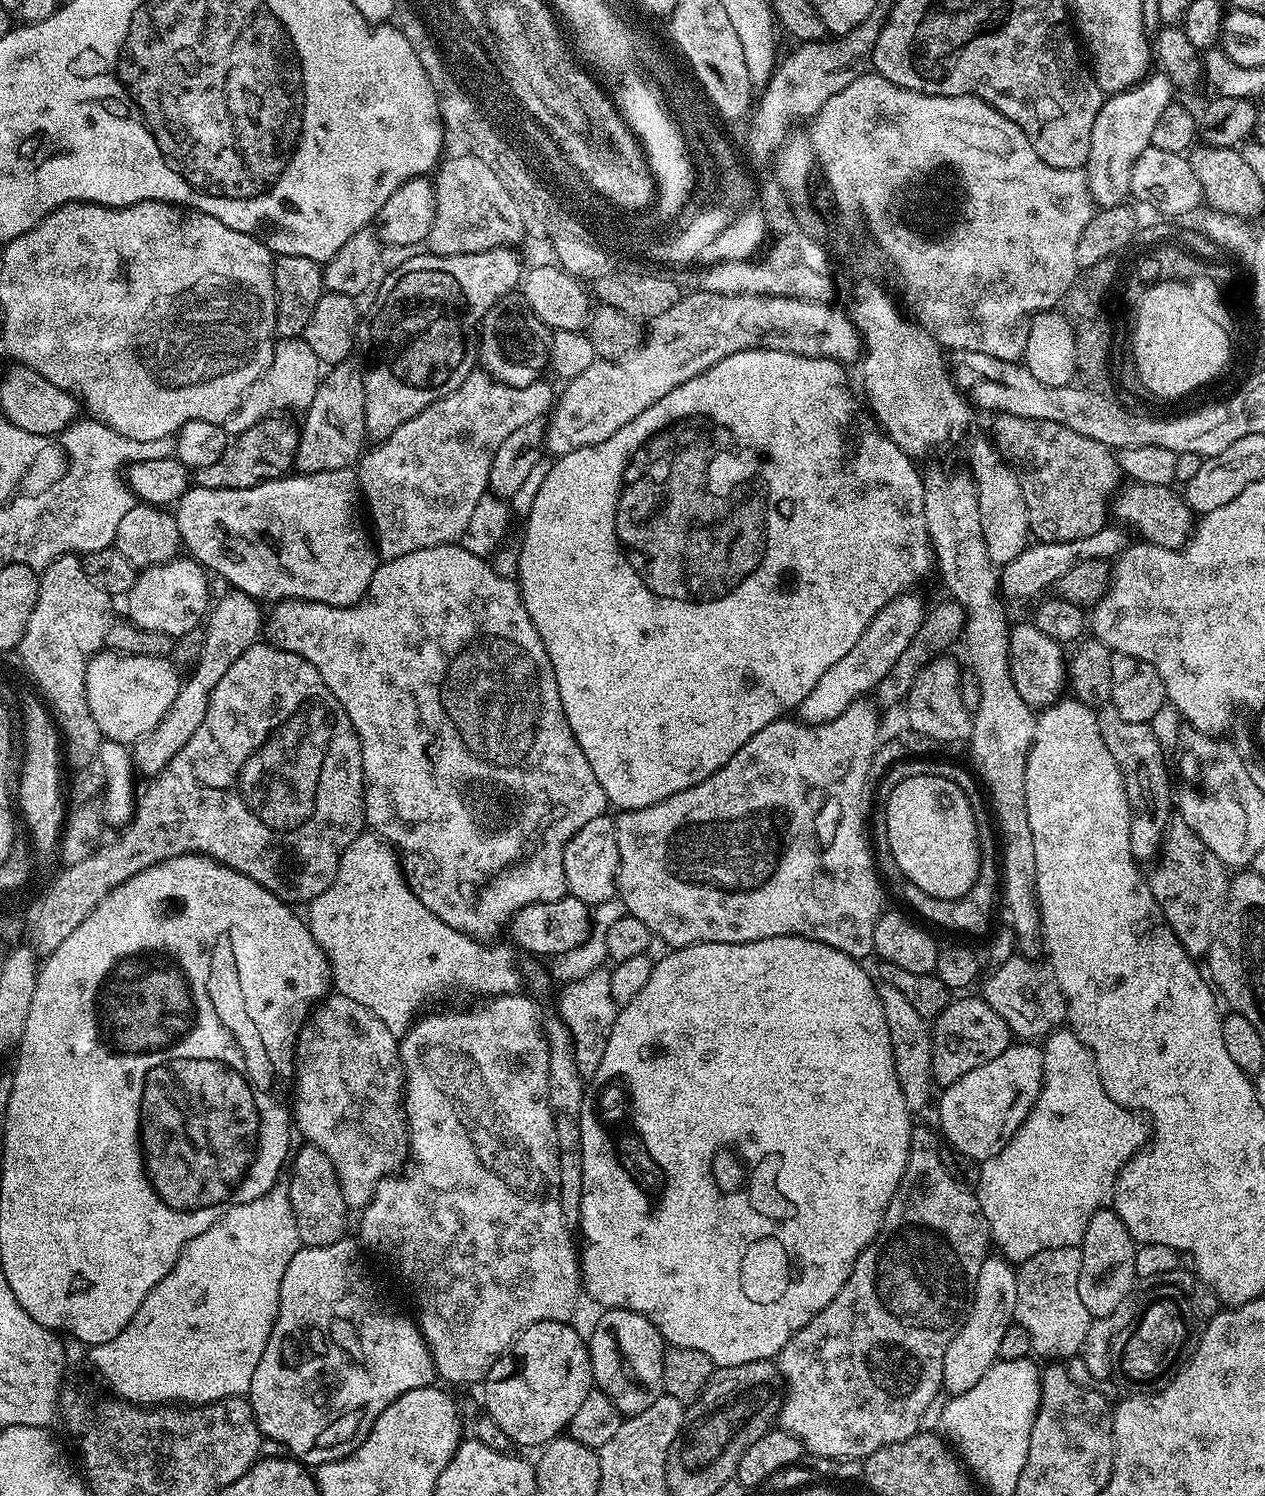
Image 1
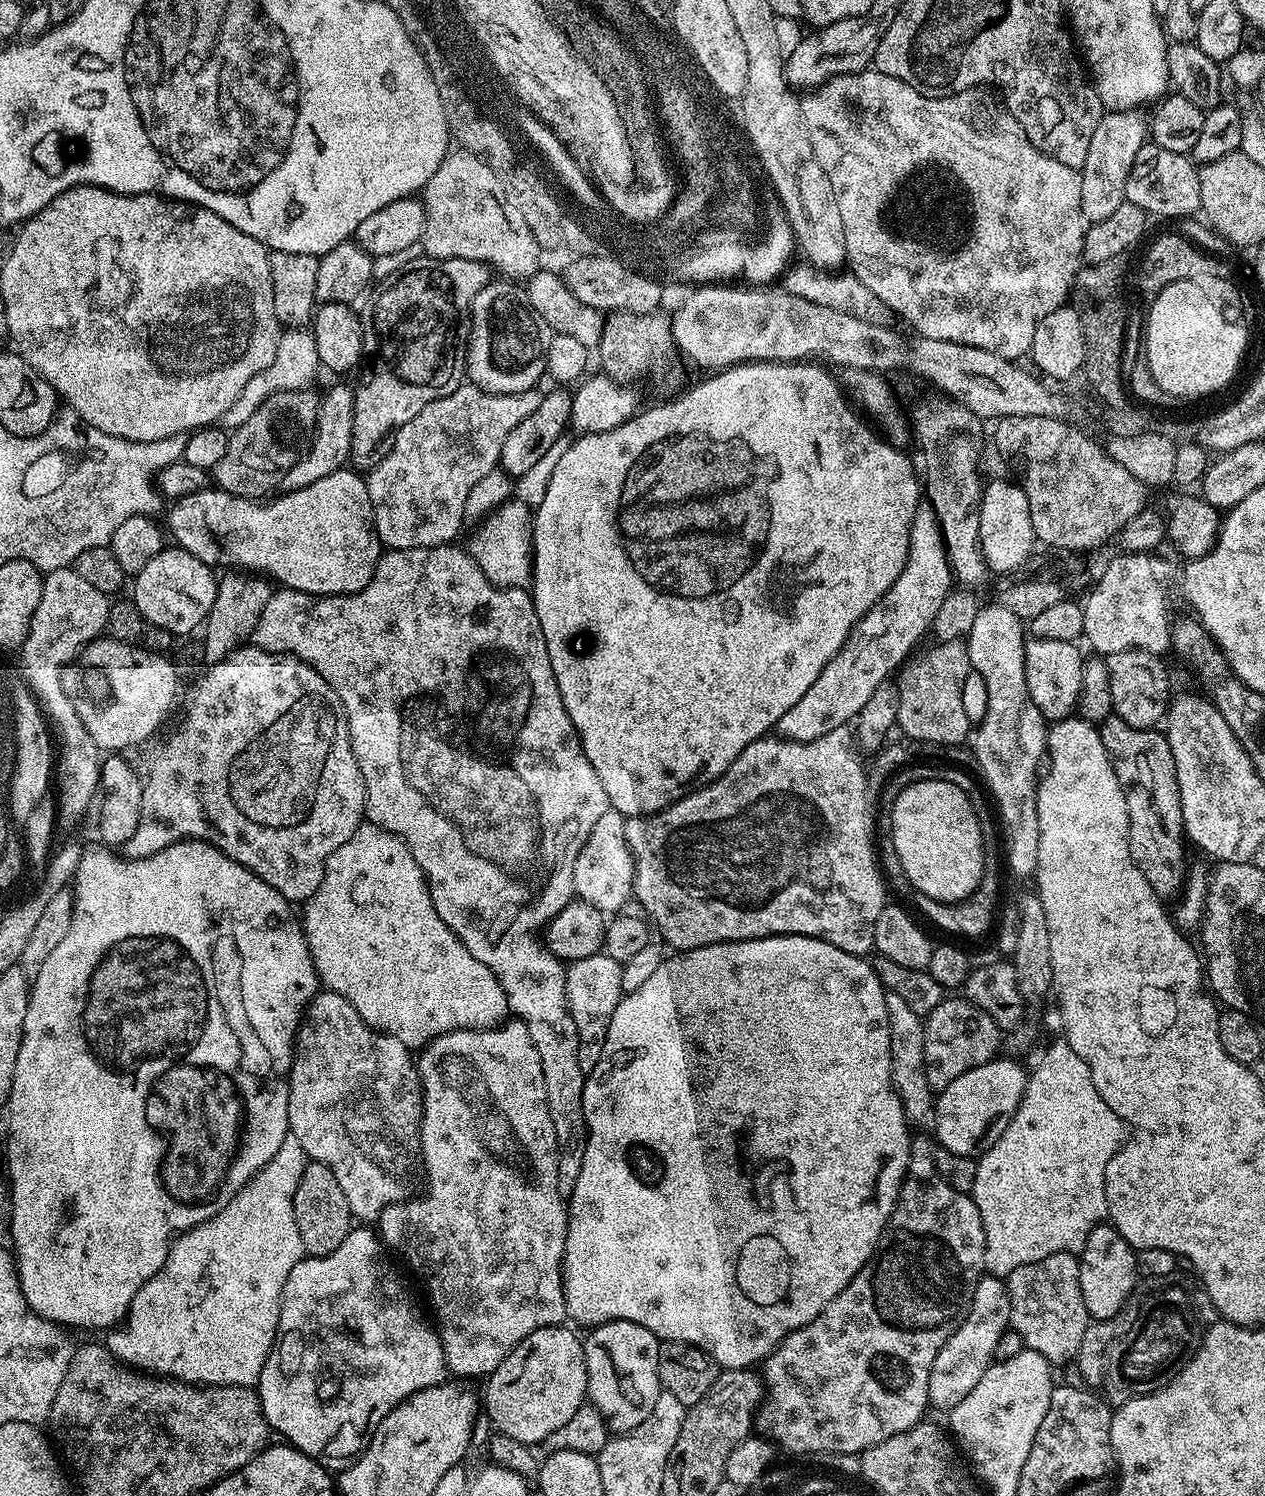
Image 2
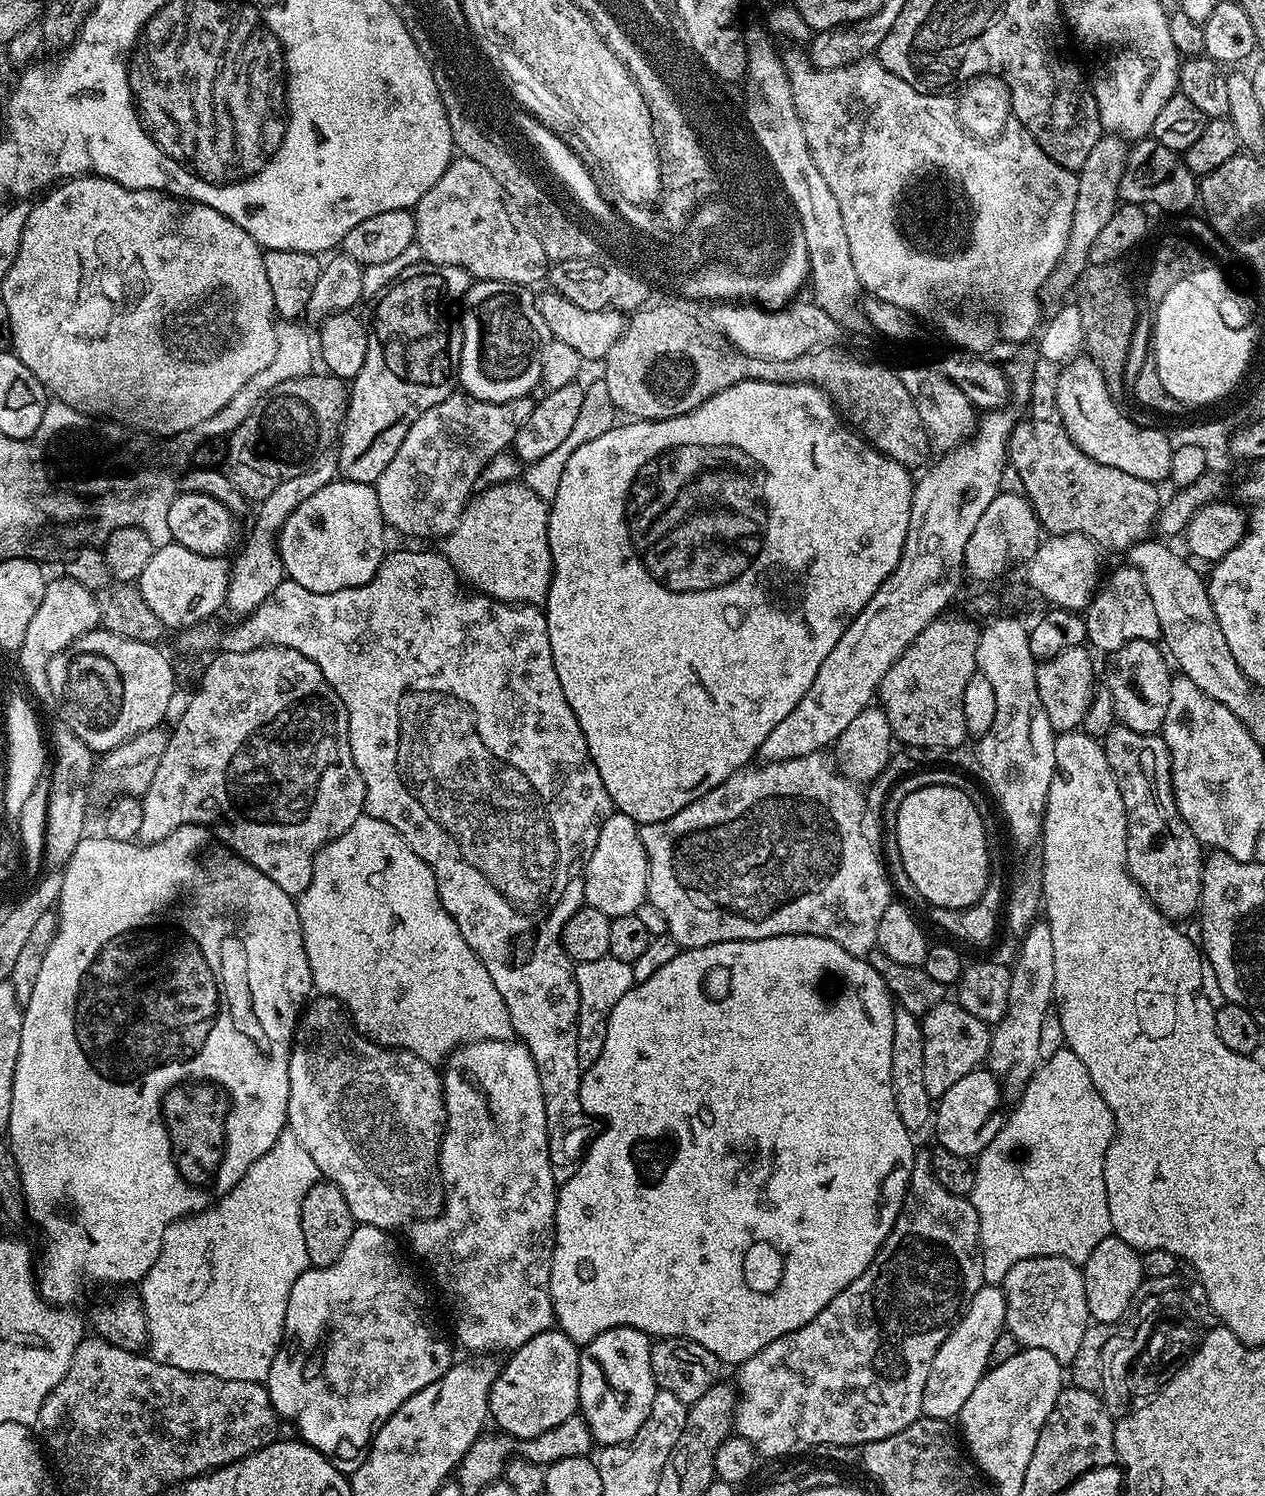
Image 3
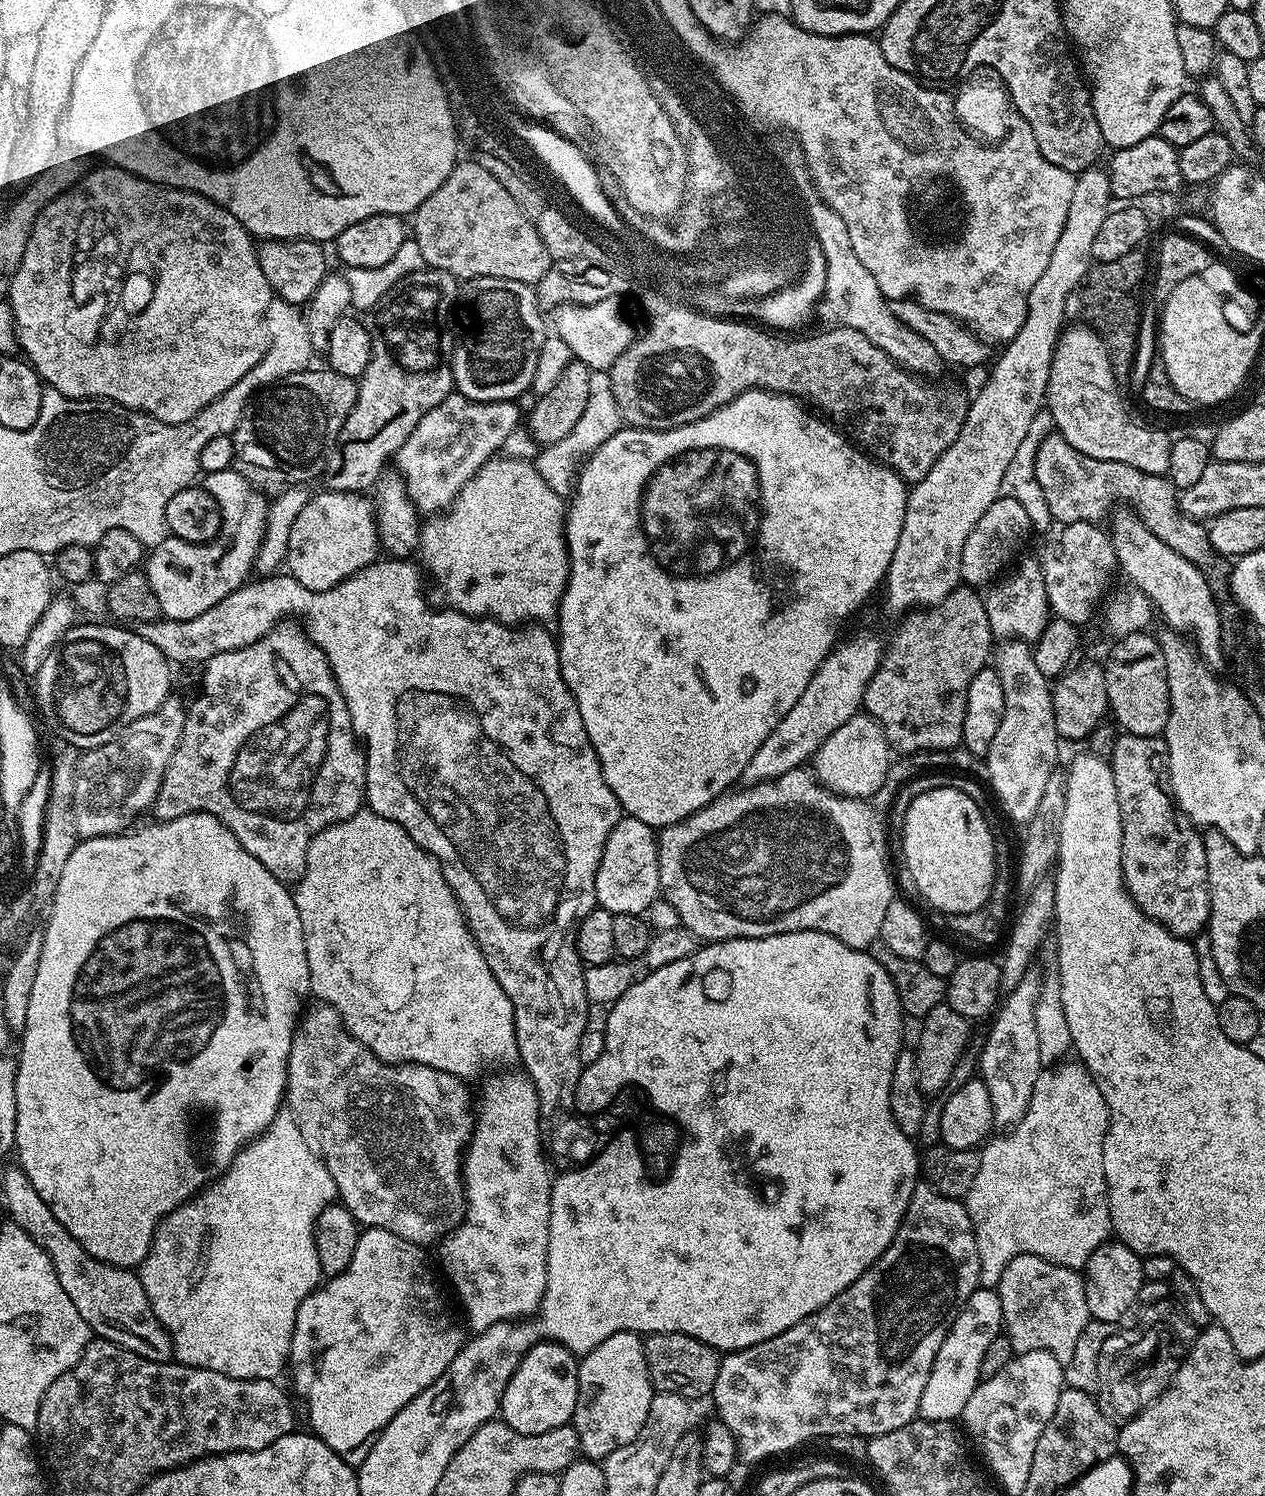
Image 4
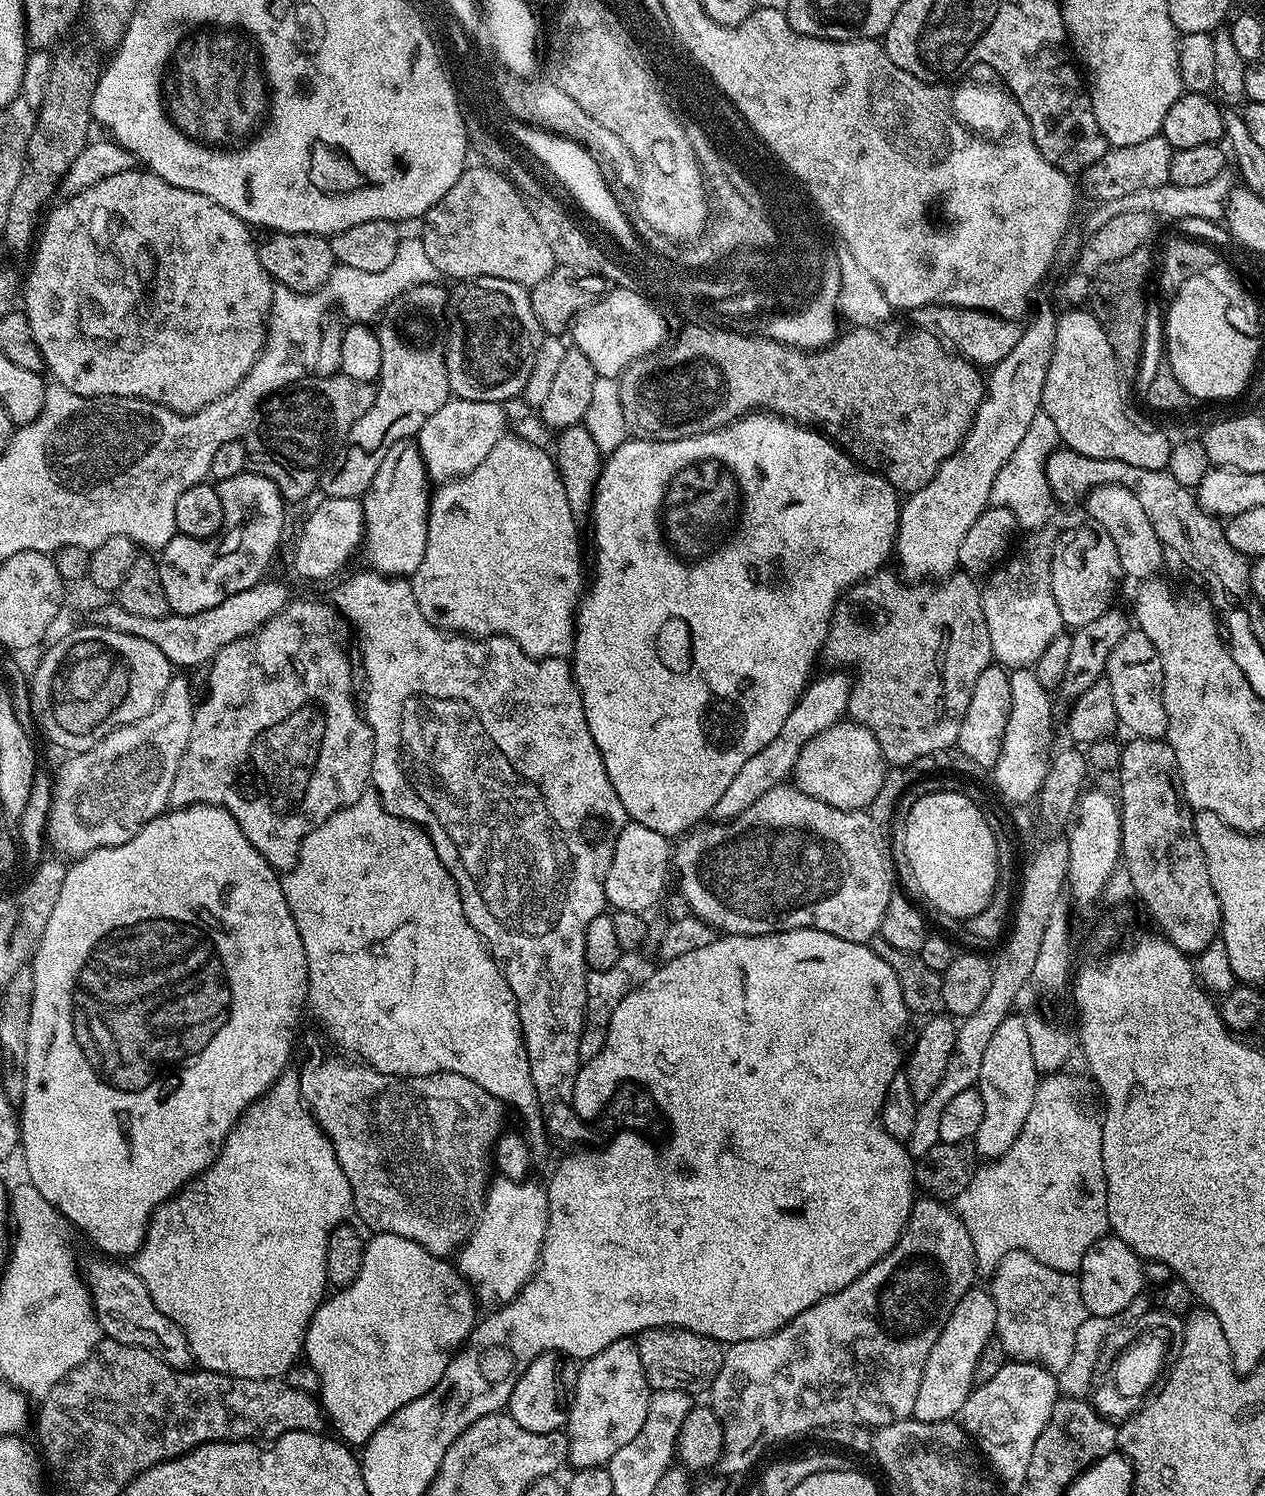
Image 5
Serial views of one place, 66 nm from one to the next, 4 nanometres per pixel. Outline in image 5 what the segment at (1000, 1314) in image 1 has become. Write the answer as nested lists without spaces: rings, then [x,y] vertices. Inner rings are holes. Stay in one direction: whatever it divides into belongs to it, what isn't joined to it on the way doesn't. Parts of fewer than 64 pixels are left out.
[[[974,1286],[962,1298],[950,1314],[938,1342],[927,1355],[923,1368],[922,1381],[918,1386],[918,1395],[912,1411],[913,1419],[918,1421],[944,1421],[959,1415],[968,1394],[973,1388],[974,1368],[977,1366],[978,1354],[996,1334],[996,1307],[992,1301],[991,1291]]]

